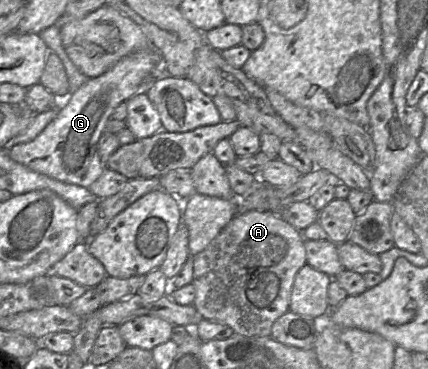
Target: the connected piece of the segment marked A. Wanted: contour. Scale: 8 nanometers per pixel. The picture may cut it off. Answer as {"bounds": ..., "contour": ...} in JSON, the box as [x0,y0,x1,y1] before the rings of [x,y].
{"bounds":[193,212,307,337],"contour":[[[239,212],[200,253],[193,256],[194,307],[202,319],[229,326],[247,337],[271,335],[273,323],[289,311],[290,295],[298,271],[307,264],[302,233],[273,212]]]}

